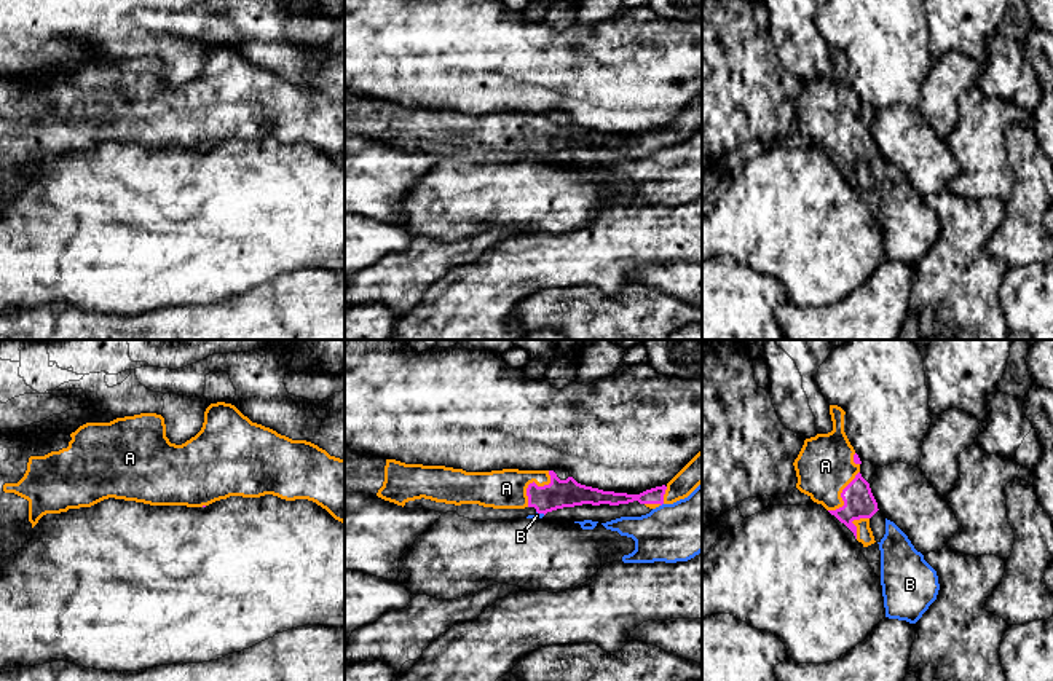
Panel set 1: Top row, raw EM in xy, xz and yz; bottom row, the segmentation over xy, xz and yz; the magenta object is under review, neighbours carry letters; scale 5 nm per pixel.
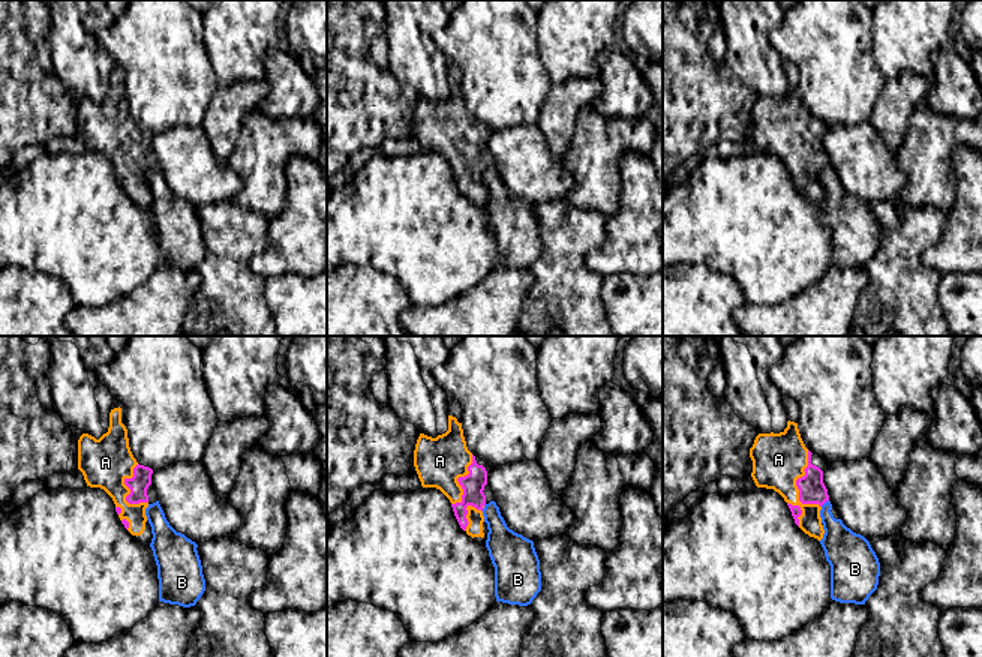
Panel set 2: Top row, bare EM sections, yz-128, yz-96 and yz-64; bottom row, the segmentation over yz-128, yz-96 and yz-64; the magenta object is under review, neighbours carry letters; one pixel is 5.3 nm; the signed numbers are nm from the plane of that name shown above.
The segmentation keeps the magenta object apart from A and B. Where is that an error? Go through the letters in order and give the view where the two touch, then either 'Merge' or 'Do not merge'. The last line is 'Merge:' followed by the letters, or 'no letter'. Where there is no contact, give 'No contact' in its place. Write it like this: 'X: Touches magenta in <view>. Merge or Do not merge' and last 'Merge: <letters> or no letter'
A: Touches magenta in xz. Merge
B: Touches magenta in xz. Do not merge
Merge: A

